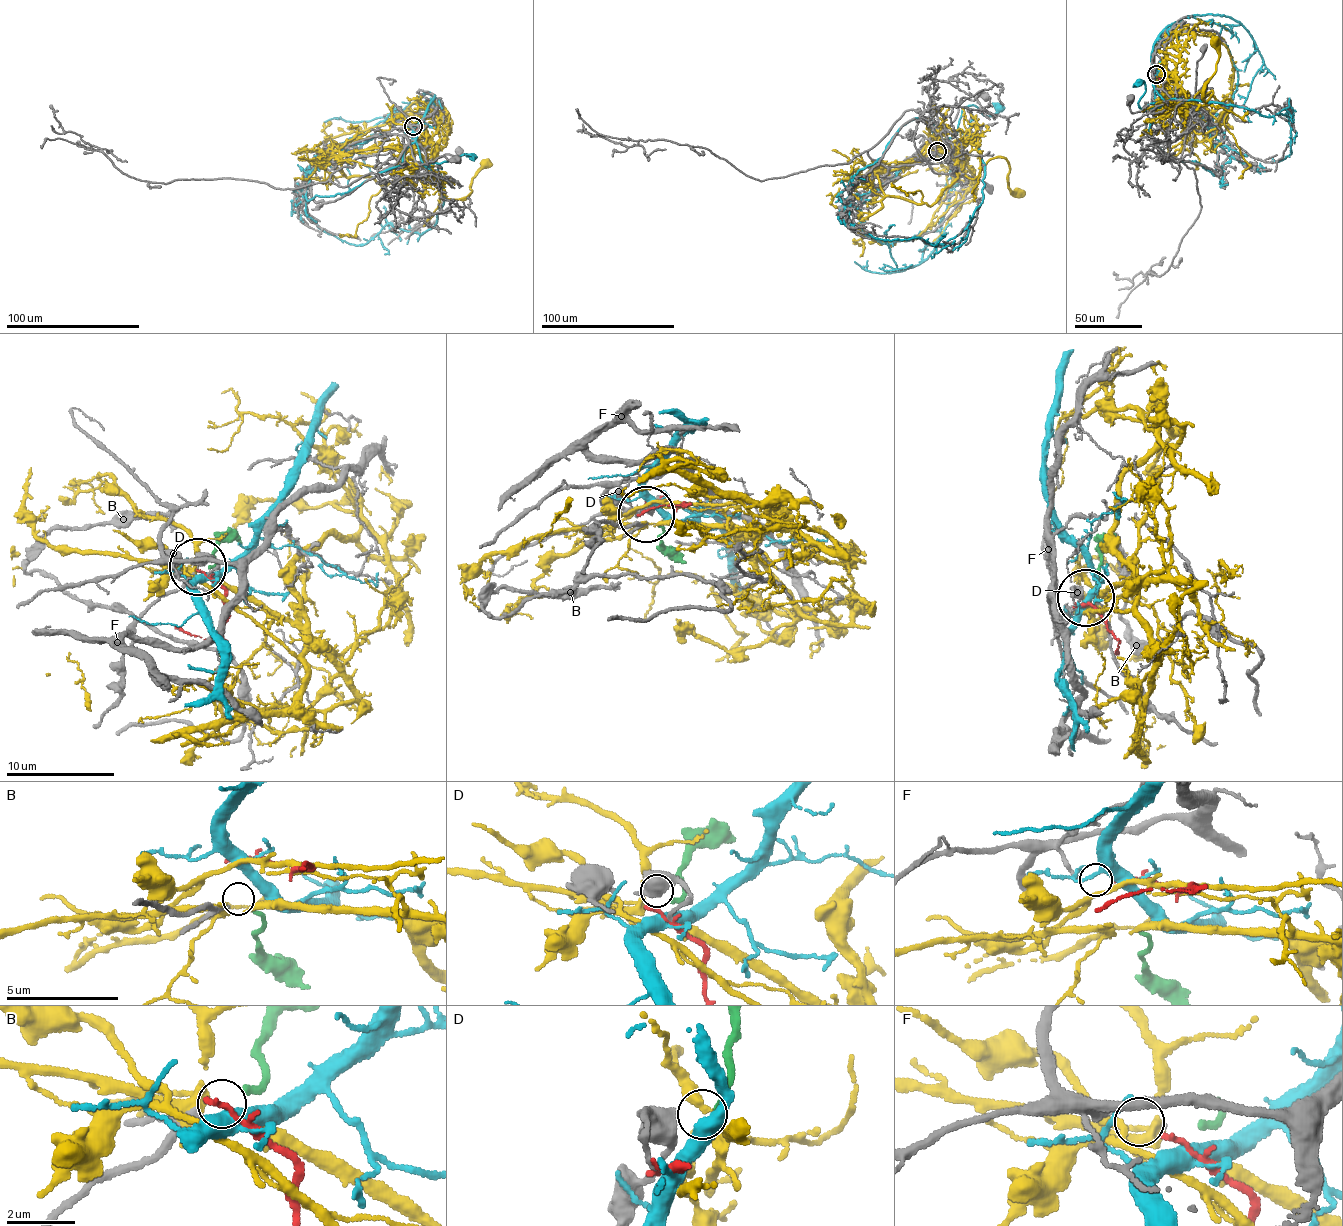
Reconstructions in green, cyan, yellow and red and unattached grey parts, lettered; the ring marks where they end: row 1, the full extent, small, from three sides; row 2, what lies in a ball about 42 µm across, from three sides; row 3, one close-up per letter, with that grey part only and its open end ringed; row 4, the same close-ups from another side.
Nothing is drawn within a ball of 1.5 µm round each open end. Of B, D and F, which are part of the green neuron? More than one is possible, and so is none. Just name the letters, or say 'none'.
B

